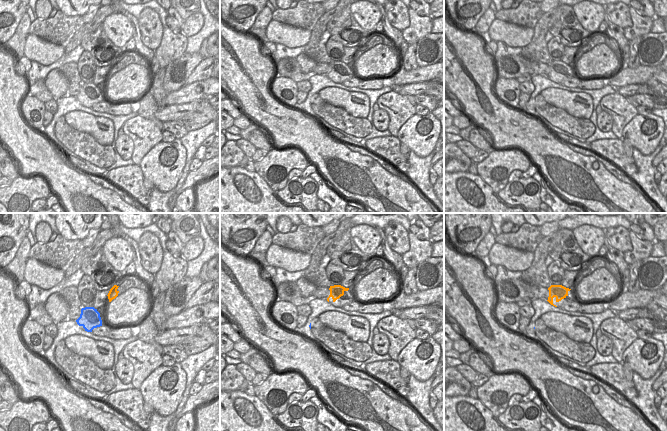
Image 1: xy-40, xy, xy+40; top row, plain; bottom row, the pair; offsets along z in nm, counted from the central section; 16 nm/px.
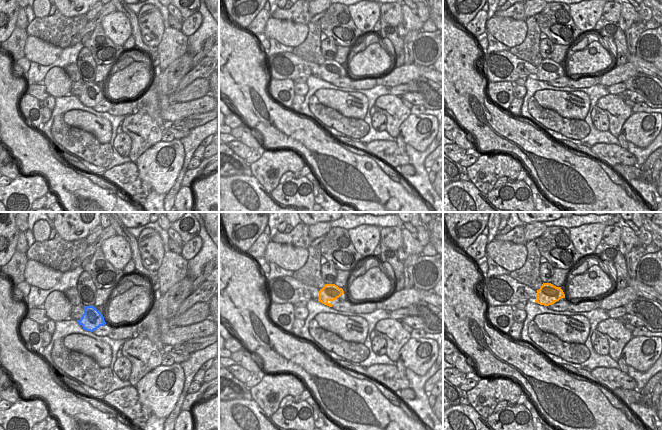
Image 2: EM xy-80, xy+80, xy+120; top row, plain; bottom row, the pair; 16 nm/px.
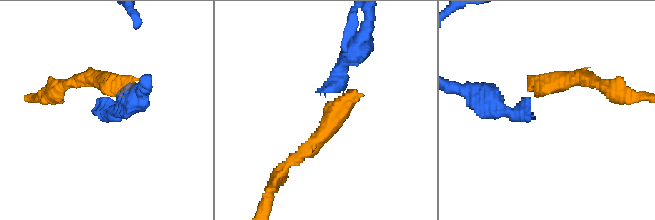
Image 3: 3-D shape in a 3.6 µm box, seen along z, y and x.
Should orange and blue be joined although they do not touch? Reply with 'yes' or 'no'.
yes

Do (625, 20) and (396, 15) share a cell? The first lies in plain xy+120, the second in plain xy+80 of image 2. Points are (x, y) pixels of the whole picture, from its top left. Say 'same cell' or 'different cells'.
different cells

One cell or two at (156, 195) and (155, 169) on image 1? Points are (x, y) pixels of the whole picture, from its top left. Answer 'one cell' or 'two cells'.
two cells

